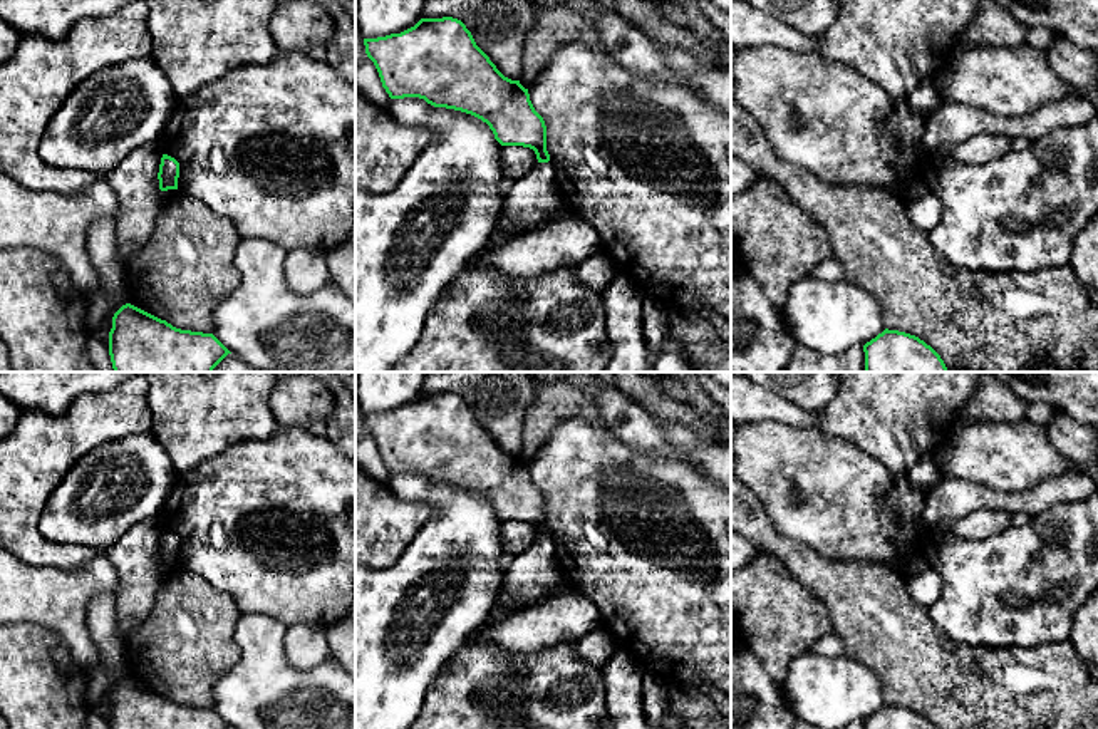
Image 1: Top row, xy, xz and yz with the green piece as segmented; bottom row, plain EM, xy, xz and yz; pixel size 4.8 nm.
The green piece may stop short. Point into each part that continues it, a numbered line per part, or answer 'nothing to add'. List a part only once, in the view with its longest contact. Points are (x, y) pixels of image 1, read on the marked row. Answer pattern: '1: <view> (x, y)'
1: xz (533, 200)

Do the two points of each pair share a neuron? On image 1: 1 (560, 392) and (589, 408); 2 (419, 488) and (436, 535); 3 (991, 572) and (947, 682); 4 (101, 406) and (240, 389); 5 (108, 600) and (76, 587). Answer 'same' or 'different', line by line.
1: same
2: same
3: different
4: different
5: different

